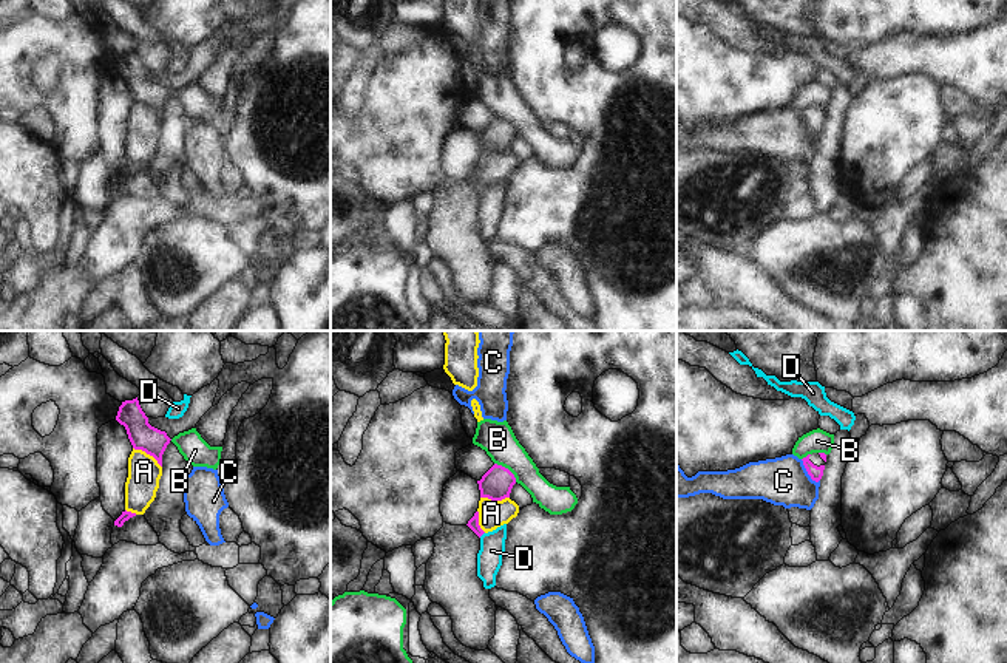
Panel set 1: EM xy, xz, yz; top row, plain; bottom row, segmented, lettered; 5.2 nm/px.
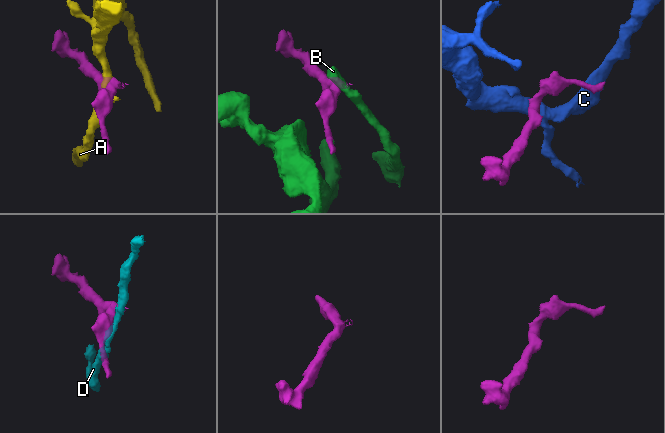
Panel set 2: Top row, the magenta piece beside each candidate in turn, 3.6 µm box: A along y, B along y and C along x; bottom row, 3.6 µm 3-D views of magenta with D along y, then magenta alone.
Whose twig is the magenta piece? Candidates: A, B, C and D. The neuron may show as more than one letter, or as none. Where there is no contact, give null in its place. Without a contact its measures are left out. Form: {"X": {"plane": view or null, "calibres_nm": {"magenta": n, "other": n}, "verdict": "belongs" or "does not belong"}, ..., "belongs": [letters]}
{"A": {"plane": "xy", "calibres_nm": {"magenta": 140, "other": 170}, "verdict": "does not belong"}, "B": {"plane": "xz", "calibres_nm": {"magenta": 170, "other": 180}, "verdict": "does not belong"}, "C": {"plane": "yz", "calibres_nm": {"magenta": 70, "other": 260}, "verdict": "does not belong"}, "D": {"plane": "xz", "calibres_nm": {"magenta": 60, "other": 130}, "verdict": "does not belong"}, "belongs": []}

